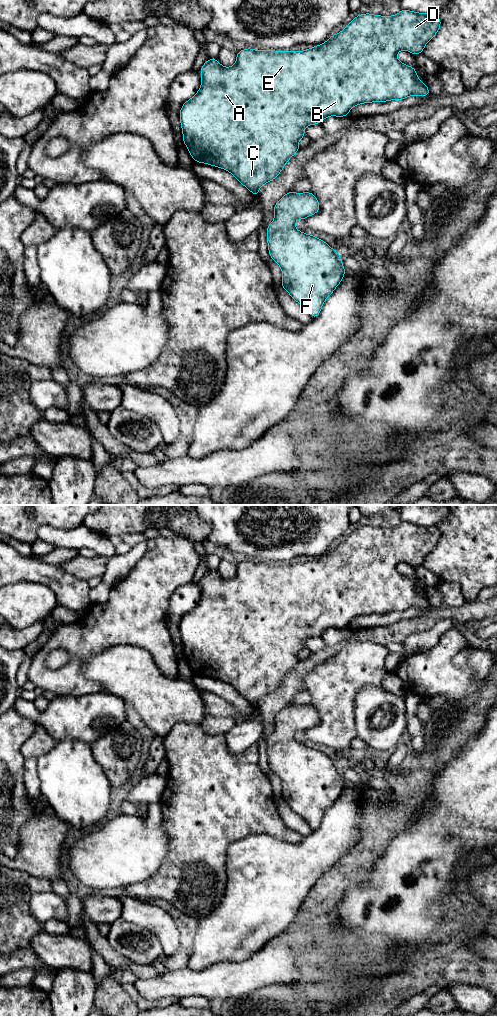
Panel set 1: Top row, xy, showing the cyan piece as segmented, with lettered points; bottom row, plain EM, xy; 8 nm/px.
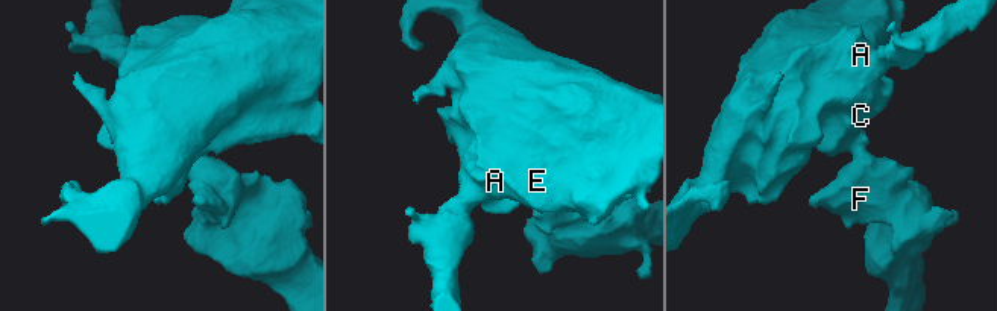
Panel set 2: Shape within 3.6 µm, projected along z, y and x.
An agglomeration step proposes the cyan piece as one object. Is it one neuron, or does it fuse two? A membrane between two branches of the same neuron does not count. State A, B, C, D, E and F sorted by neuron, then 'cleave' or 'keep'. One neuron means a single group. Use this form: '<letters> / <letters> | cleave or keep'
A B C D E F | keep

